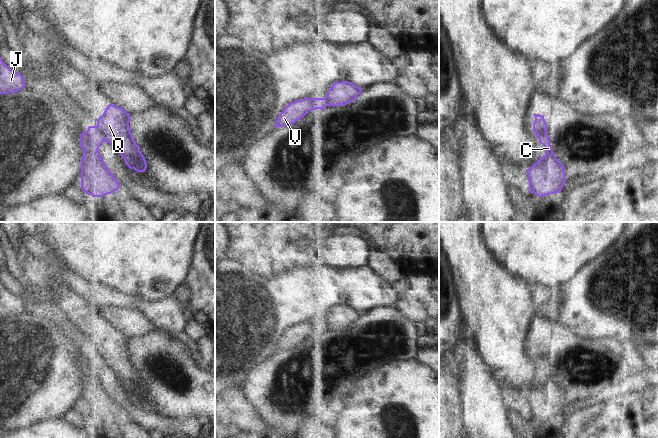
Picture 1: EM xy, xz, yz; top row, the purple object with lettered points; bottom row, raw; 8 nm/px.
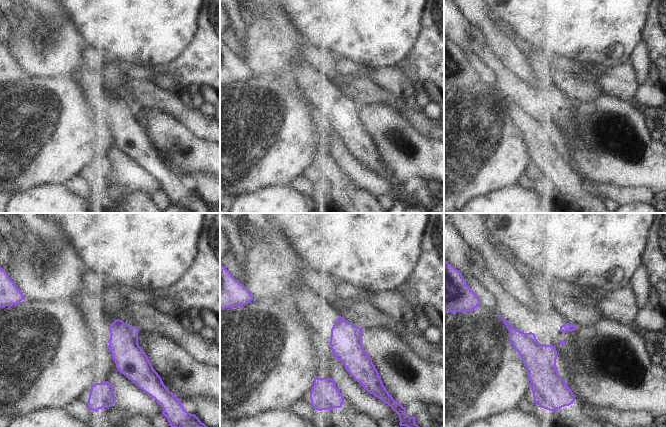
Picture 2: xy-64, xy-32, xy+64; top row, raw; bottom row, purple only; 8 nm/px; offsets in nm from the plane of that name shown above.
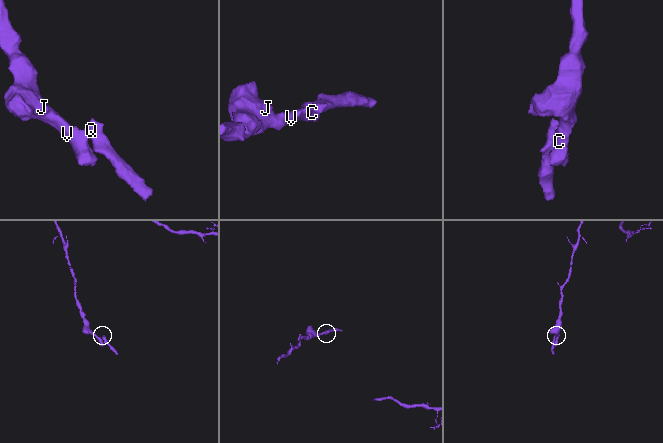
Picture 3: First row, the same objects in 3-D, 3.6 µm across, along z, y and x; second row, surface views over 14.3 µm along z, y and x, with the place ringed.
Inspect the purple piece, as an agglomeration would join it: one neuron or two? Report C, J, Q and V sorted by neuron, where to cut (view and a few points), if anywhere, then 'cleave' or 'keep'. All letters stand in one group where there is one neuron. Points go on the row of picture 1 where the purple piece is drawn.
groups C J V / Q; cut xy (96, 126), (103, 140); cleave

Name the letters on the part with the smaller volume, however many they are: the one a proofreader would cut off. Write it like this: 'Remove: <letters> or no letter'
Remove: Q

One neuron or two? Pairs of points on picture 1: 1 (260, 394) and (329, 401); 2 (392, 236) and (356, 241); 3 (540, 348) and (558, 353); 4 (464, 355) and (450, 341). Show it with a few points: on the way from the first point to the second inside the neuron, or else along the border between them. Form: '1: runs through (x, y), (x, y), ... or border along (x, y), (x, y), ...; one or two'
1: runs through (277, 394), (286, 394), (298, 405), (312, 401); one
2: border along (360, 232), (373, 245); two
3: border along (544, 335), (543, 342), (546, 353); two
4: border along (469, 337), (458, 349), (455, 357), (461, 372); two

